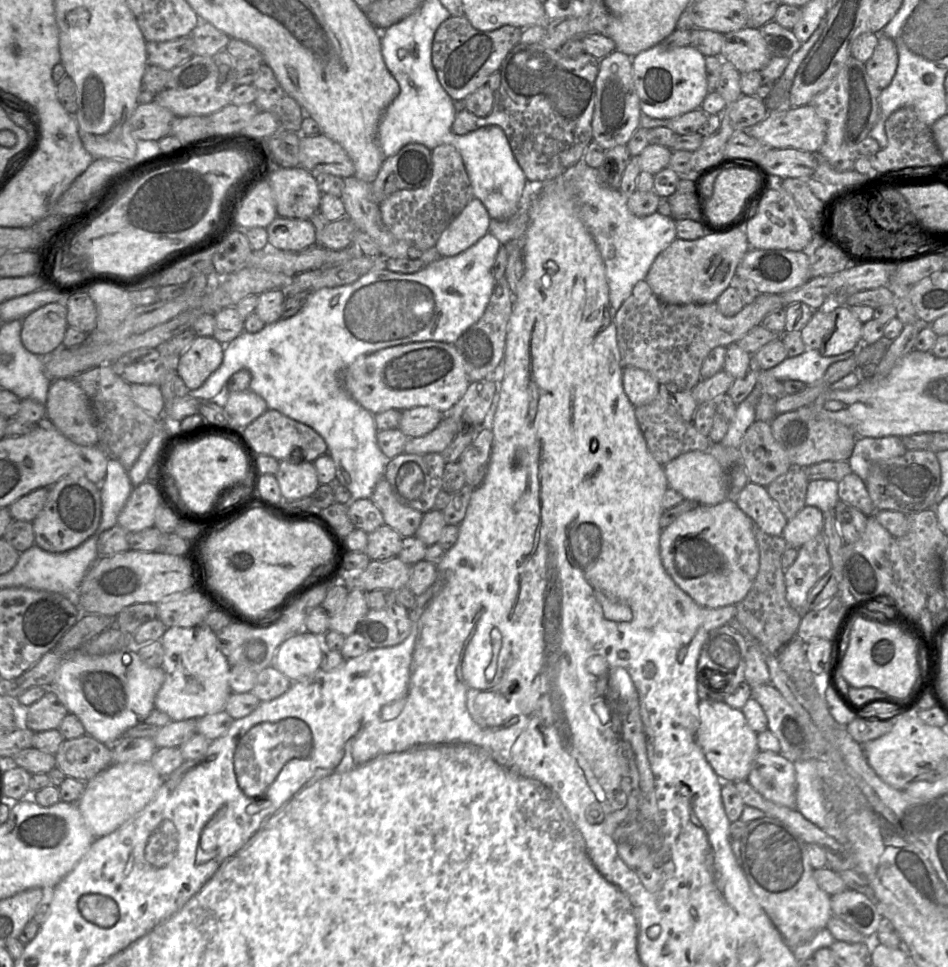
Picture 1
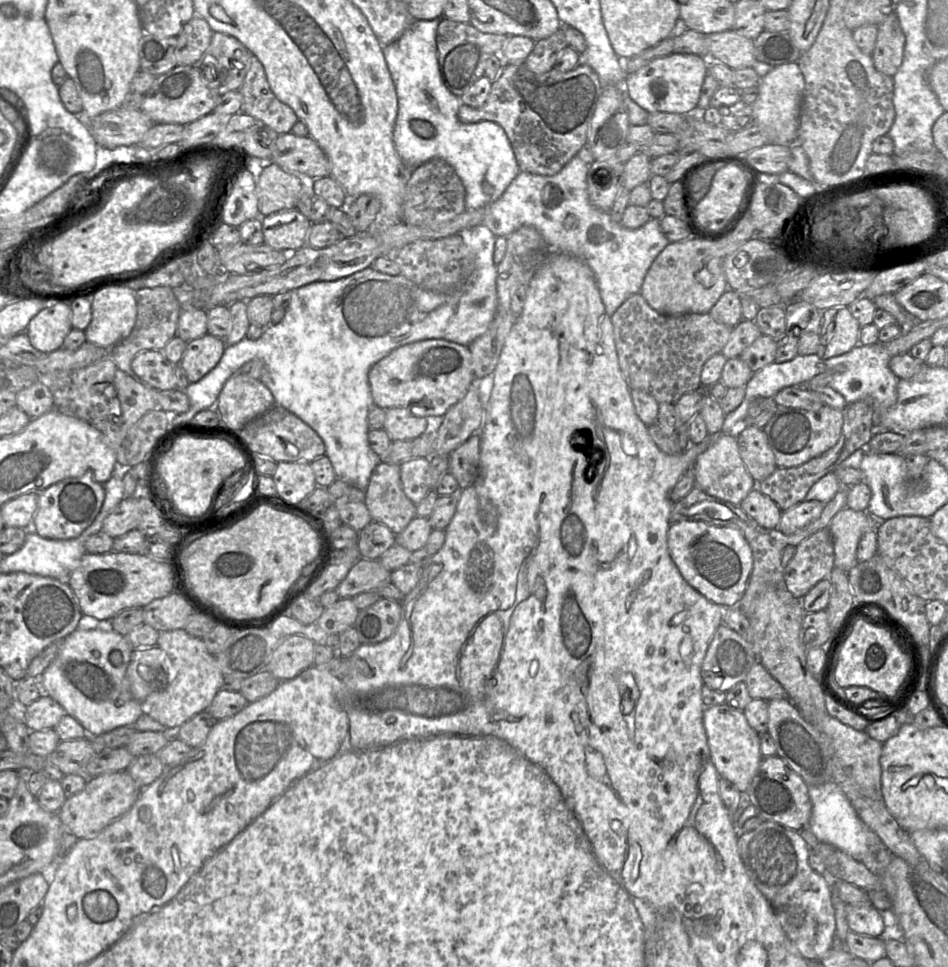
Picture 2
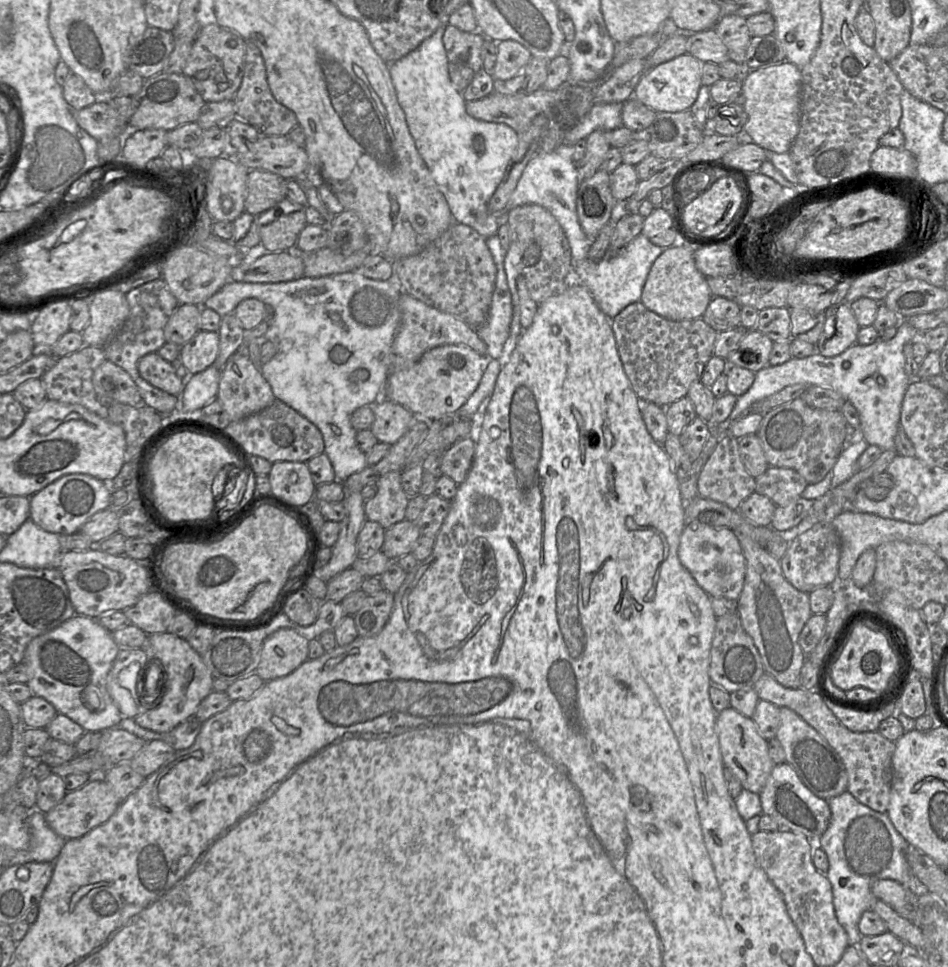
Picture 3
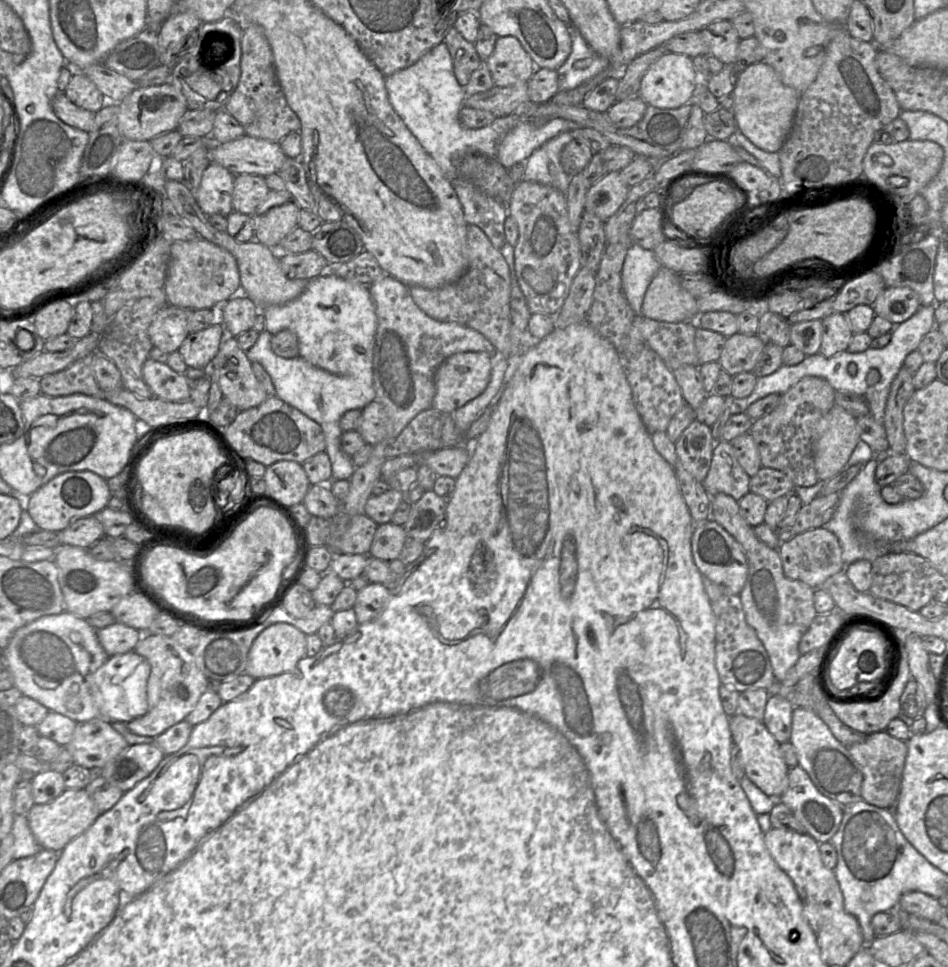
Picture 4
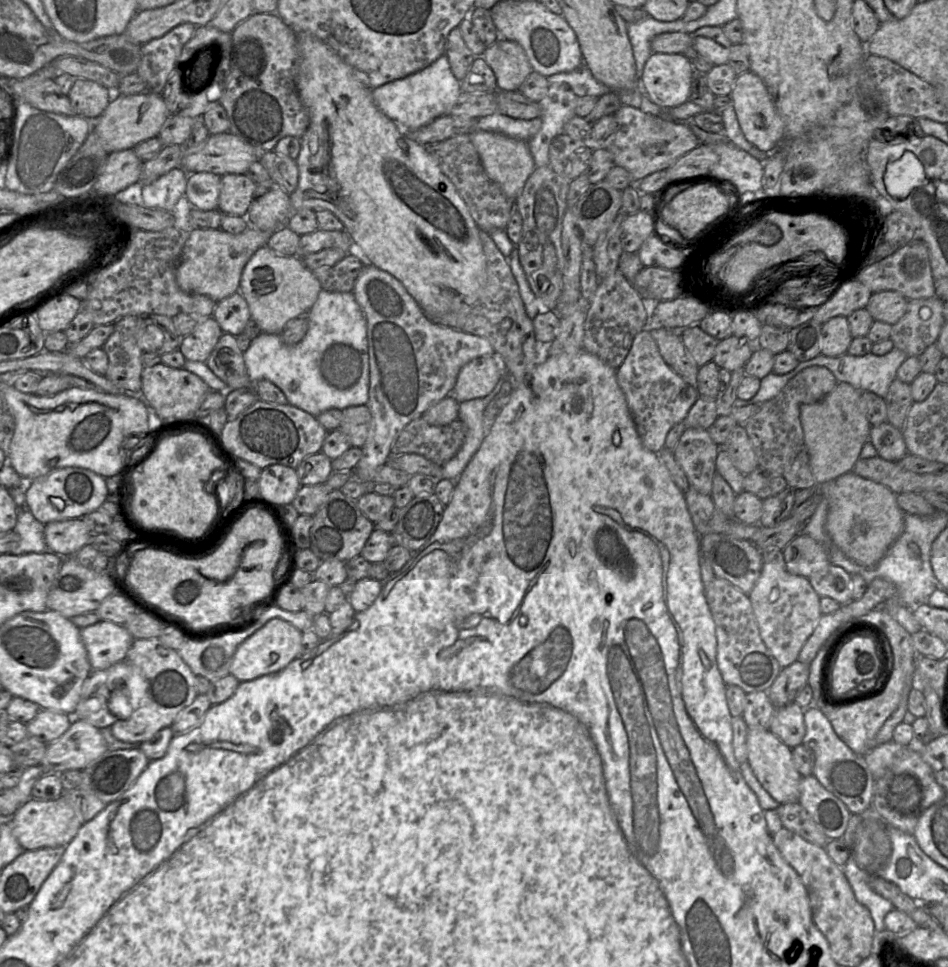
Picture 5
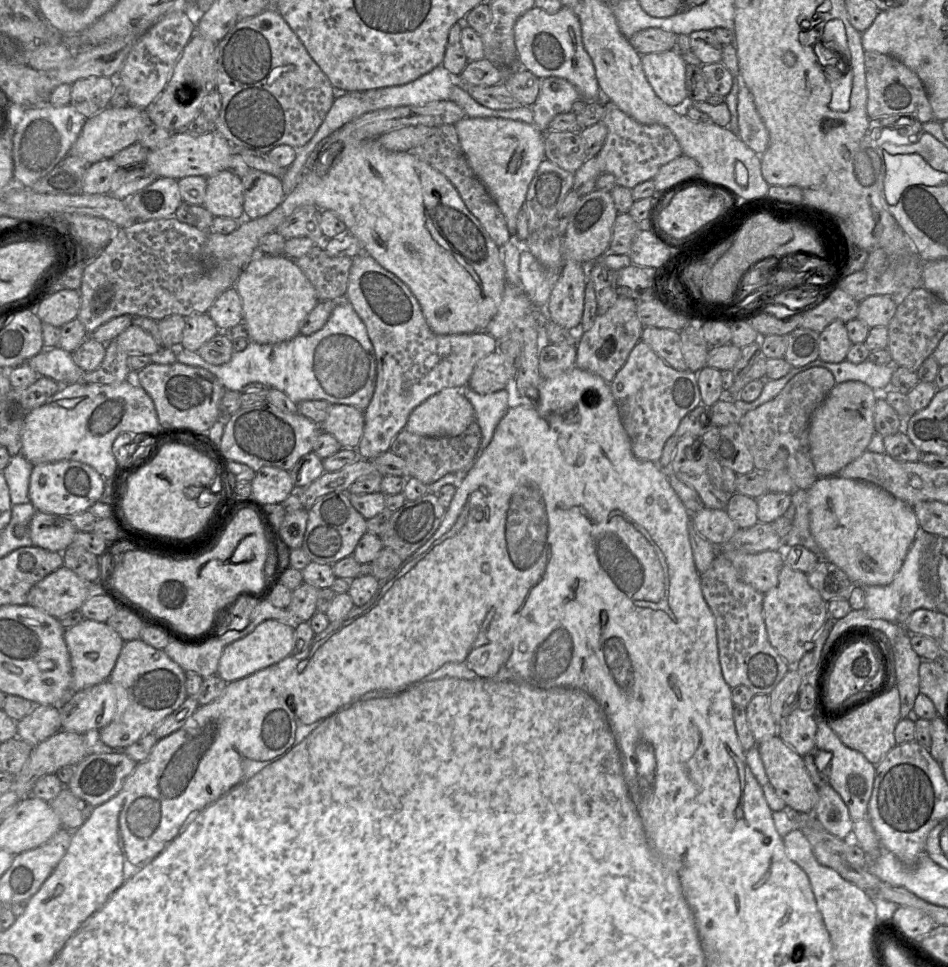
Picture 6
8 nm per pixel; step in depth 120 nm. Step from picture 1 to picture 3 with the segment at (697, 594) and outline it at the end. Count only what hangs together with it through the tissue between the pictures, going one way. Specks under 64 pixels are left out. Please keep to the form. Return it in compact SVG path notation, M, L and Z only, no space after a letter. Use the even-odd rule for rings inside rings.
M686 520L680 538L678 557L682 565L710 597L723 597L737 601L745 584L746 560L733 530Z

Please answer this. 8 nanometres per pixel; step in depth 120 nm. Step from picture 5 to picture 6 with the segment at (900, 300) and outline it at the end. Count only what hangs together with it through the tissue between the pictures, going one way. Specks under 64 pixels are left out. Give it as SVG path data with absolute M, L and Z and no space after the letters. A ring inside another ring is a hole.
M872 295L859 302L857 318L869 328L887 327L897 306L898 299L888 295Z

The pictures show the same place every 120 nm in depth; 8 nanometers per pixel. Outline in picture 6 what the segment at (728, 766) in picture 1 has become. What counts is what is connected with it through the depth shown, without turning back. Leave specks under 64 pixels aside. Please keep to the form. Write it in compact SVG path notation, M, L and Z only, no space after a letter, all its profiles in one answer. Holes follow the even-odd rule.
M778 735L757 743L767 777L776 794L785 802L790 812L813 813L818 801L818 787L805 767L803 756L797 754Z

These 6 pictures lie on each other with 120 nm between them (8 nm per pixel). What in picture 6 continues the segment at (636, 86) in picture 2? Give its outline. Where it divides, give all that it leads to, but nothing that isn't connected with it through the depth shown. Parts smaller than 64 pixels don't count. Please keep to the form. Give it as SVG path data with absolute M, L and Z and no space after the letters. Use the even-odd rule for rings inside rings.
M677 50L644 54L642 69L655 94L670 107L687 98L686 66Z

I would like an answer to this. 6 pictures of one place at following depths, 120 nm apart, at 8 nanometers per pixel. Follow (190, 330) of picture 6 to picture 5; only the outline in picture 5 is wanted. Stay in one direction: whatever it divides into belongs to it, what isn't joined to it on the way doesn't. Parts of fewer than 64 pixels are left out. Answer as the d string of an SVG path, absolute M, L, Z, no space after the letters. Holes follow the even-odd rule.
M206 317L181 339L179 350L186 360L206 362L223 333L214 317Z

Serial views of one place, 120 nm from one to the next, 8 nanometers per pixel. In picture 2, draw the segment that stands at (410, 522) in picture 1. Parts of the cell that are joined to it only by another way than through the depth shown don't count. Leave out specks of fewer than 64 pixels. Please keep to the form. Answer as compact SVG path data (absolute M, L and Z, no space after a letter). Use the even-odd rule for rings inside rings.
M379 462L365 490L364 503L374 522L400 534L416 517L416 506L402 489L400 465Z

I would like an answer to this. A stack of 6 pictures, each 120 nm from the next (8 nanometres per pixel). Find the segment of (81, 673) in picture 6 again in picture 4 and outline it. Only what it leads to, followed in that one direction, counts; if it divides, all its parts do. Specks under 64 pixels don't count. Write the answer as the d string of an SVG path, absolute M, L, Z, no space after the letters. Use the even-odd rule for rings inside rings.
M115 622L97 630L97 636L100 644L110 657L134 650L143 633L125 624Z

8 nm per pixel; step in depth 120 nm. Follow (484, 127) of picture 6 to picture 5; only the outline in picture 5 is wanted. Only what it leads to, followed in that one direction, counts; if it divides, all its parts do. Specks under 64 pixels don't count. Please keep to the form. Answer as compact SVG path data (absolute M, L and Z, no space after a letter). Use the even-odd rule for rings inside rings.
M476 130L470 134L486 175L496 183L507 198L515 202L536 166L528 142L502 134Z

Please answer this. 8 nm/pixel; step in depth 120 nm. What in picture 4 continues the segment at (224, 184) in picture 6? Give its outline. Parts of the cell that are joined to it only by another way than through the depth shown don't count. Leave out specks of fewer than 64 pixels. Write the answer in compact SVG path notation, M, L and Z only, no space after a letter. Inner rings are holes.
M237 174L232 192L233 211L253 215L270 189L265 178L254 174Z

